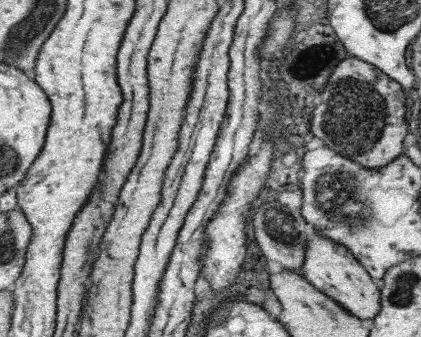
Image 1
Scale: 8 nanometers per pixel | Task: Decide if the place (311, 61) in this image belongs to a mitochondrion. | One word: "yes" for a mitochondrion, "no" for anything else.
yes

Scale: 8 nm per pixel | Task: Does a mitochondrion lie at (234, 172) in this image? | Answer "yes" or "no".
no

